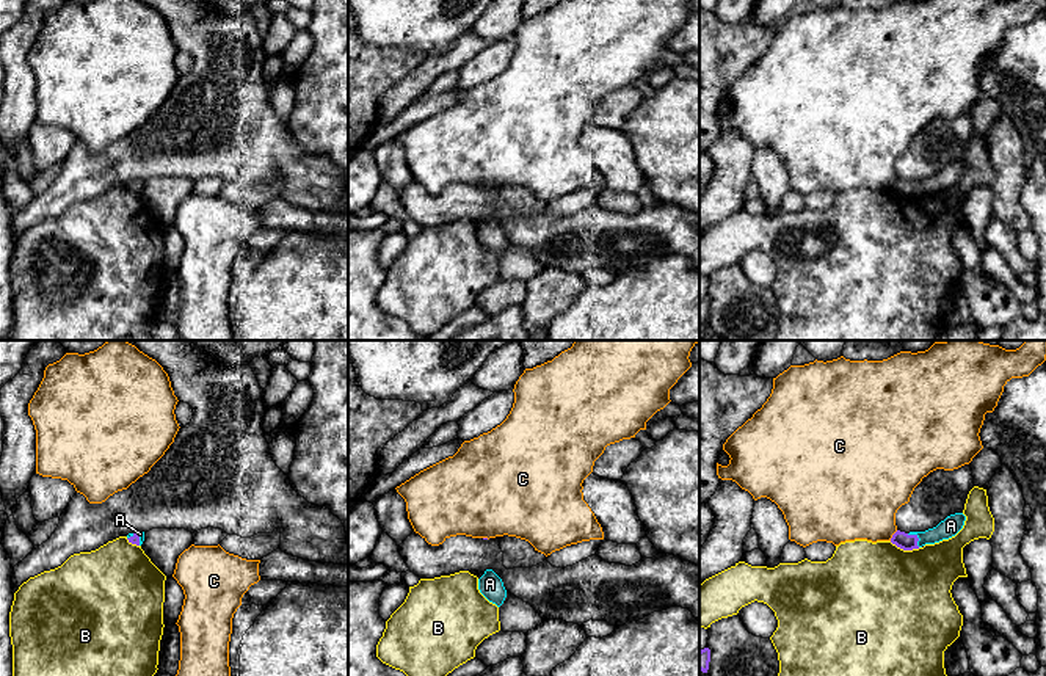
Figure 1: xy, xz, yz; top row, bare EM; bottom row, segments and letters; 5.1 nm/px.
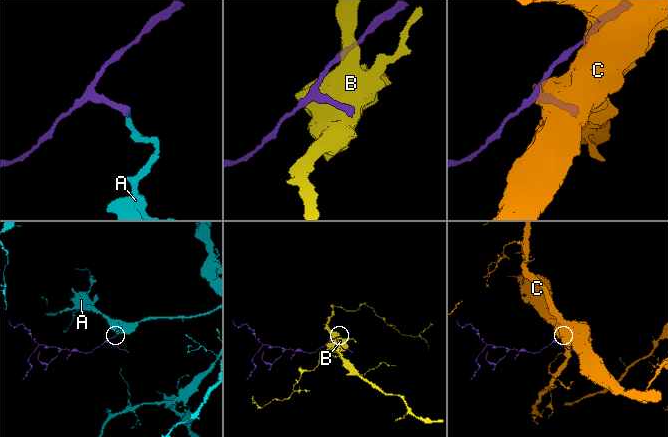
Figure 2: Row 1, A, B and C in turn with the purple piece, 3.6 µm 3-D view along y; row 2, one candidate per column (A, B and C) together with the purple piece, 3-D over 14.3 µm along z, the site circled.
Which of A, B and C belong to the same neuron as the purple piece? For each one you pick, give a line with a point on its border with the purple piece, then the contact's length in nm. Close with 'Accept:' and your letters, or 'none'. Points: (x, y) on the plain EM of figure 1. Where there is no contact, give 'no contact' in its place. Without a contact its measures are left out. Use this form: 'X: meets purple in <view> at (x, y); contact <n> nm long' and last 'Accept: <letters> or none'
A: meets purple in yz at (916, 185); contact 100 nm long
Accept: A

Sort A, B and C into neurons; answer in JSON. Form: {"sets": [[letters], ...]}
{"sets": [["A"], ["B"], ["C"]]}

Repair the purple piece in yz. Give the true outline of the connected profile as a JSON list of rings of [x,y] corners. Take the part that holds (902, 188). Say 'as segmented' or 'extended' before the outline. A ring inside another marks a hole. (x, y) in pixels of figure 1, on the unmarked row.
extended; [[[955,162],[941,169],[936,176],[925,180],[900,180],[897,179],[891,191],[903,199],[919,198],[925,193],[935,193],[942,188],[955,185],[964,174],[966,165],[963,162]]]

